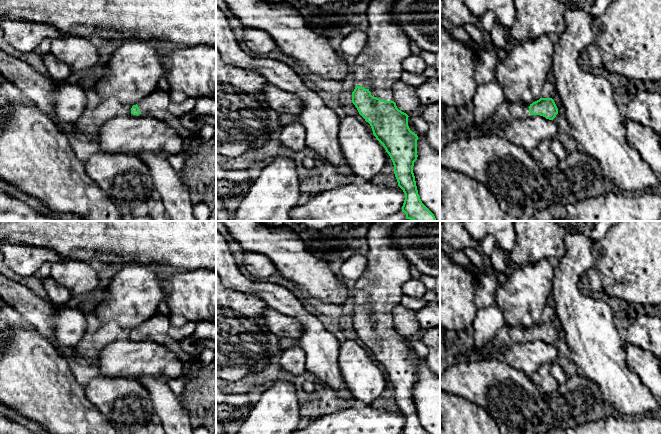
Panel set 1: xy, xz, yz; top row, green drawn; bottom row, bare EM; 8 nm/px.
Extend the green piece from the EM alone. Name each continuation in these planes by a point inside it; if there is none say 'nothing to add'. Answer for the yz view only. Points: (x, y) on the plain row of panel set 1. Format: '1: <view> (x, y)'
1: yz (507, 335)

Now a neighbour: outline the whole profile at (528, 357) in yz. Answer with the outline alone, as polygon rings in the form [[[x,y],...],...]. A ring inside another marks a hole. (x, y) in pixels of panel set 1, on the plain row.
[[[529,339],[504,349],[500,357],[508,365],[531,377],[543,365],[558,361],[559,351],[540,339]]]

